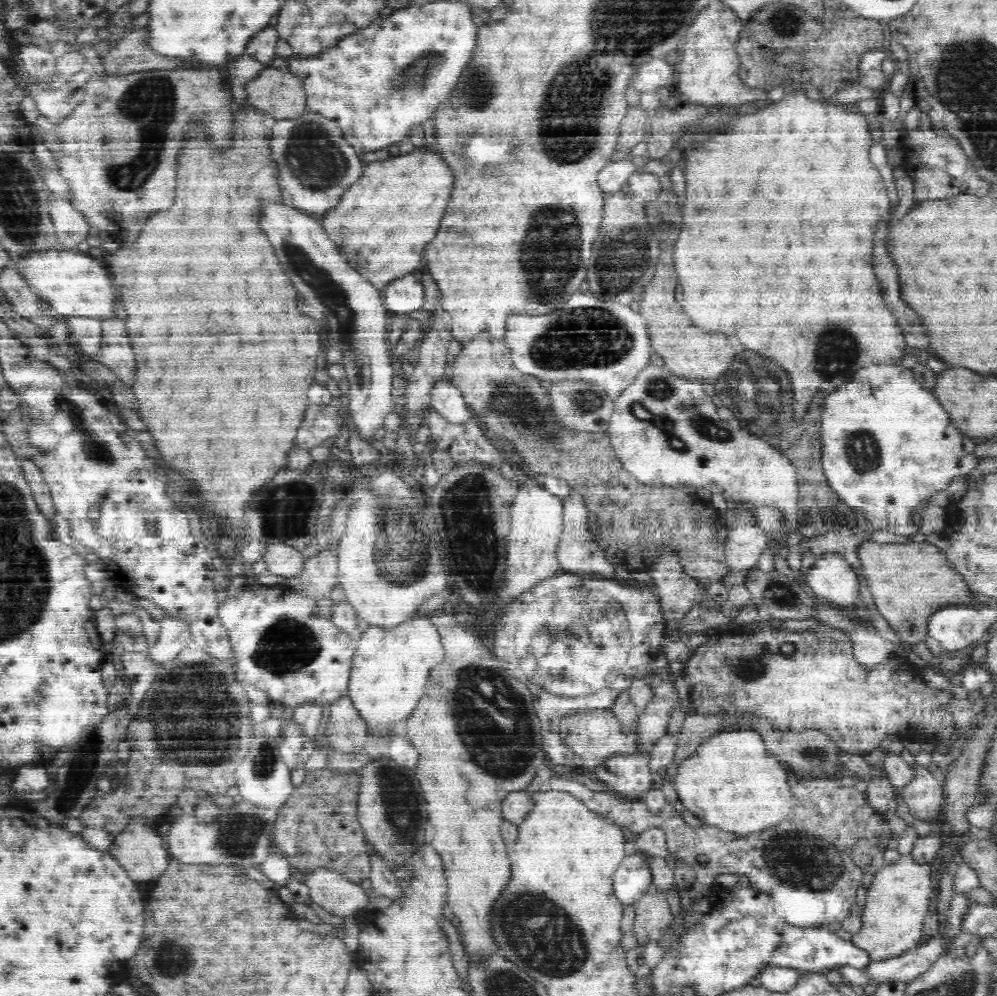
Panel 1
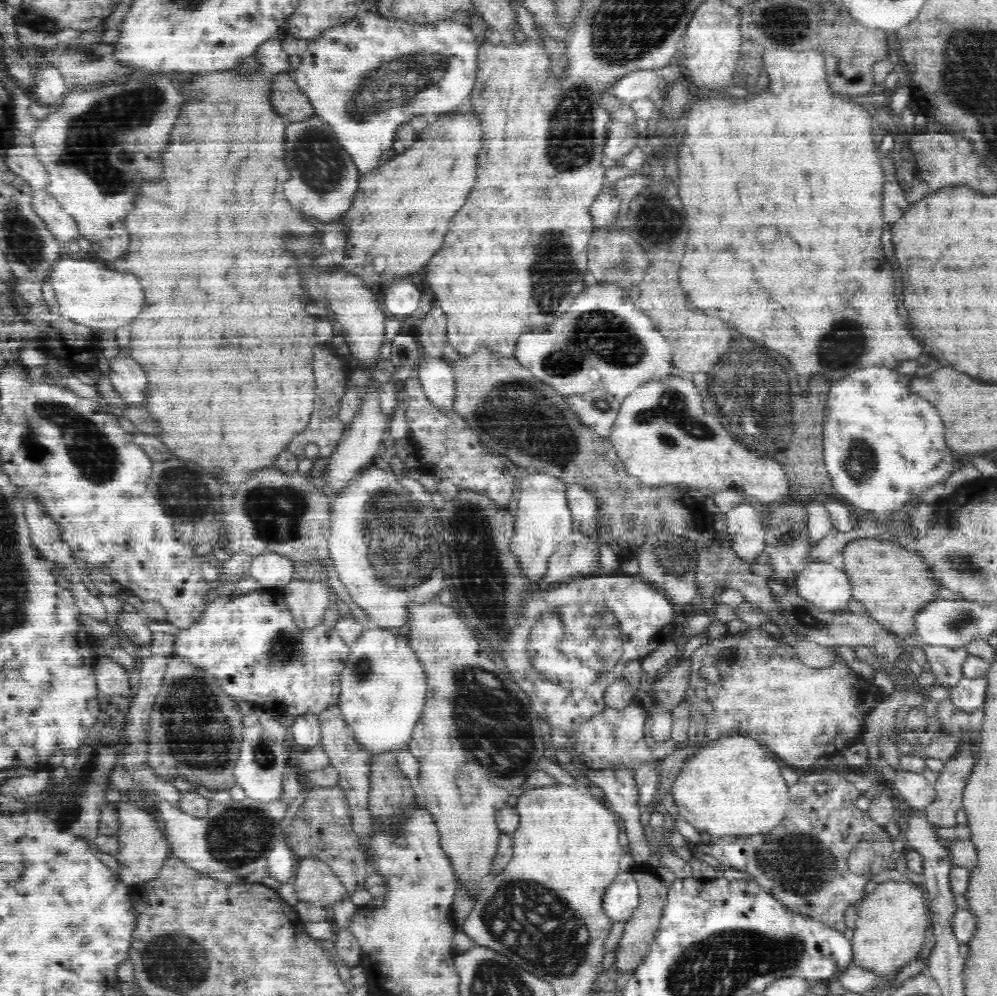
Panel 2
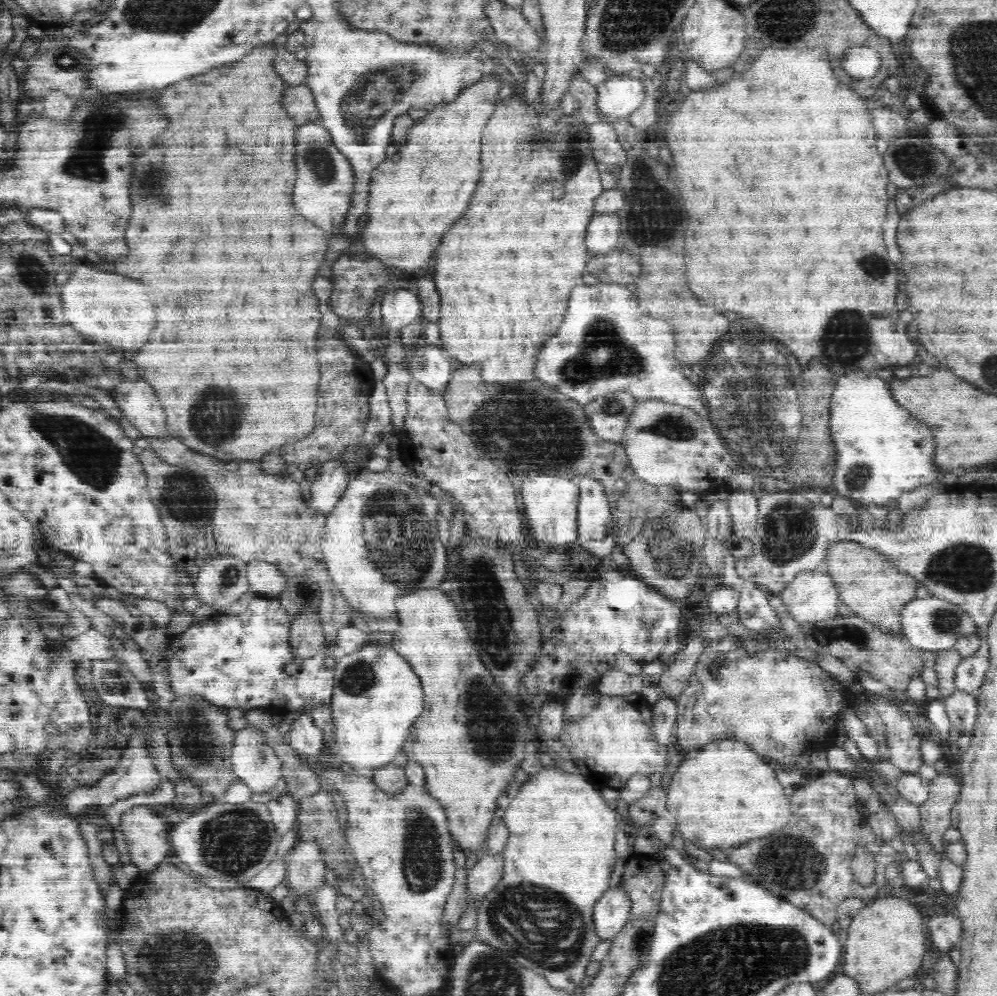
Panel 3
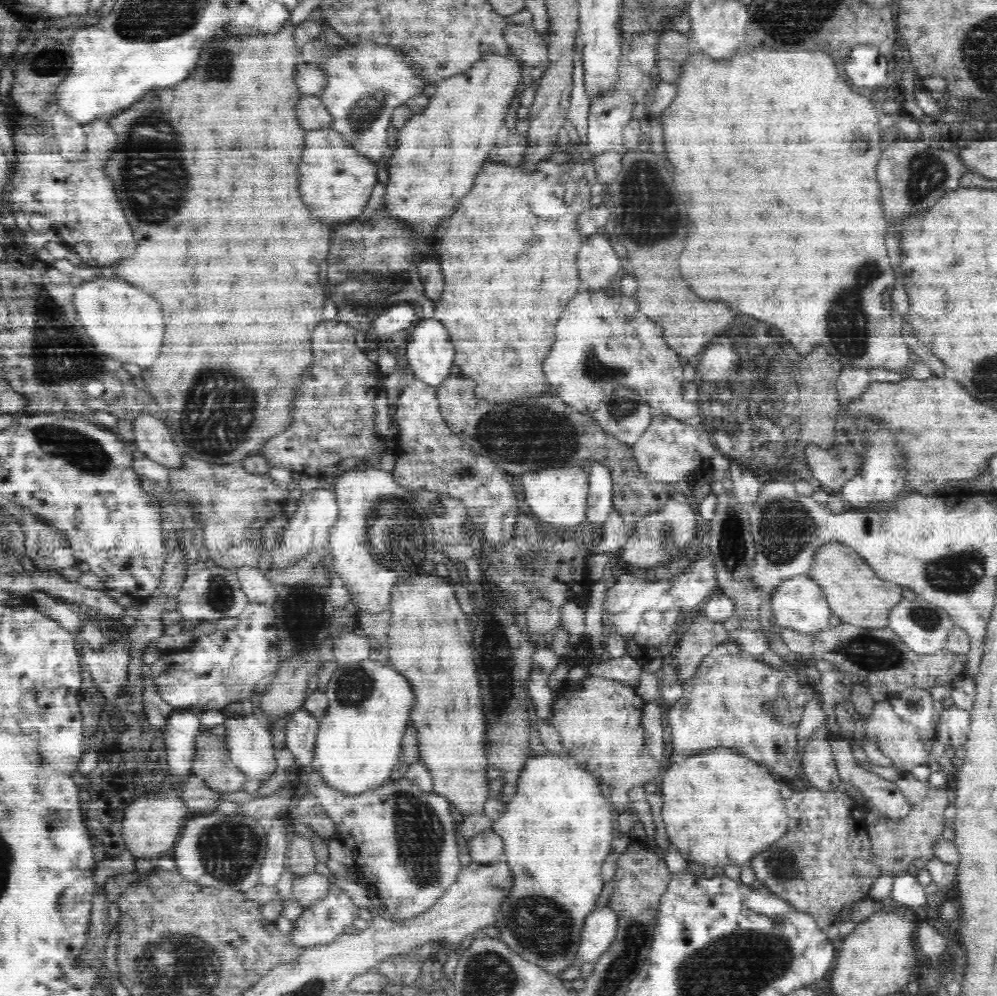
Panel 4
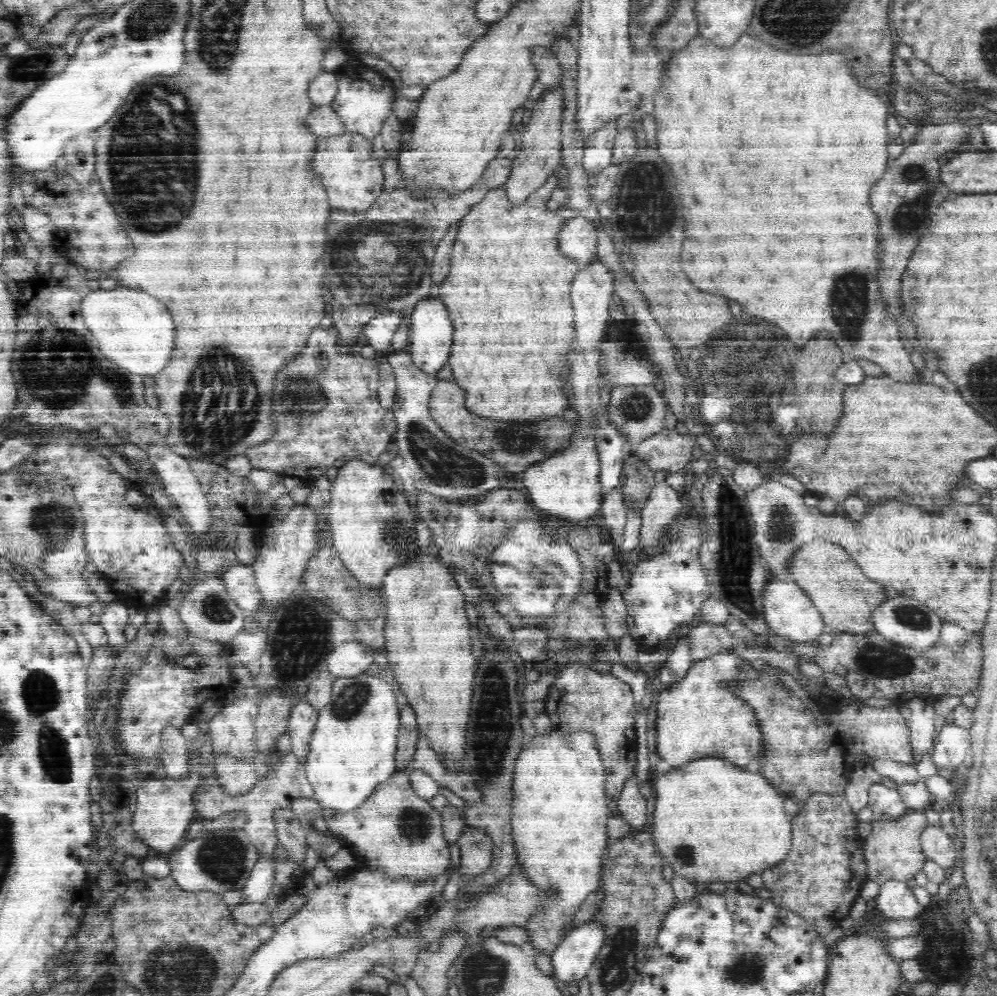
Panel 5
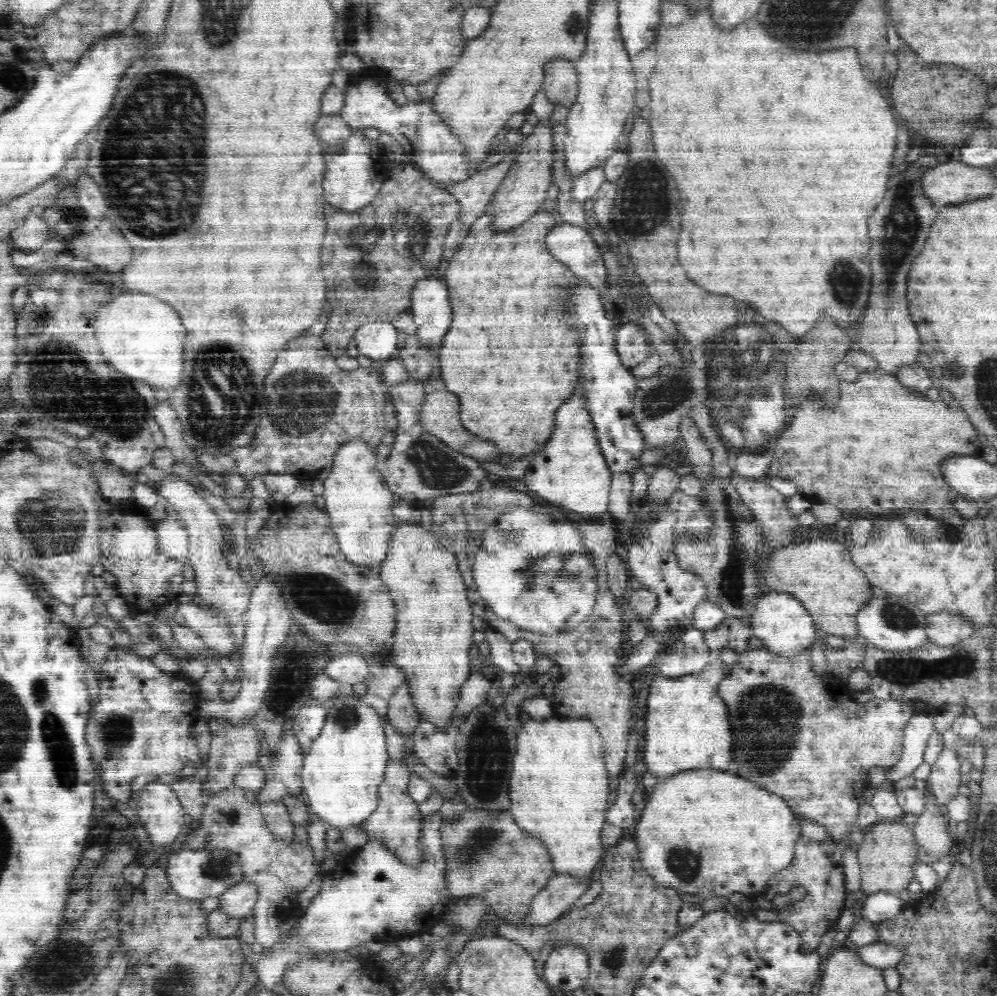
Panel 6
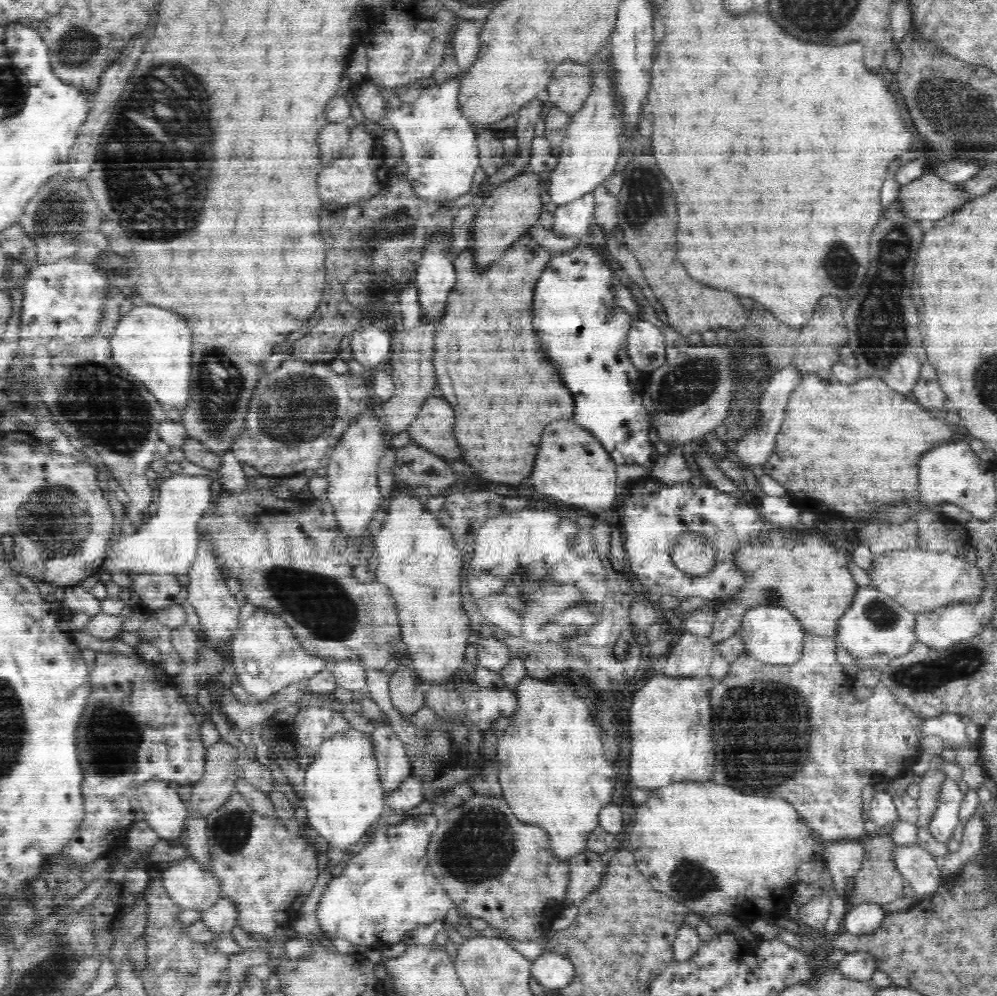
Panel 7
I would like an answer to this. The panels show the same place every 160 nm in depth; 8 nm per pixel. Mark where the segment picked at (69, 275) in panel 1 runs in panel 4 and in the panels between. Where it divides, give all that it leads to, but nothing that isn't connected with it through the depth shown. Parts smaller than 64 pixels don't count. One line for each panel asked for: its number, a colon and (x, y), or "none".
2: (91, 295)
3: (110, 309)
4: (124, 322)

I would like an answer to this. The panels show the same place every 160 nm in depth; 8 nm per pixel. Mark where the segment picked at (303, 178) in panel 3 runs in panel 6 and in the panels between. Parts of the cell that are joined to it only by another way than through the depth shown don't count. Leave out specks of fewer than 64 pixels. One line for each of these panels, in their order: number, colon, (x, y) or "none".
4: (335, 183)
5: (344, 163)
6: (351, 182)

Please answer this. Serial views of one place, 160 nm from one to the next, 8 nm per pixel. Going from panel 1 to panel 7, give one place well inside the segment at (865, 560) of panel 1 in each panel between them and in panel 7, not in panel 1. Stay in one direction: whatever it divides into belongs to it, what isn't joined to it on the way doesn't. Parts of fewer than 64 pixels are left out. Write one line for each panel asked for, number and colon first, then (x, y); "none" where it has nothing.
2: (894, 583)
3: (872, 585)
4: (856, 594)
5: (847, 599)
6: (821, 572)
7: (808, 570)

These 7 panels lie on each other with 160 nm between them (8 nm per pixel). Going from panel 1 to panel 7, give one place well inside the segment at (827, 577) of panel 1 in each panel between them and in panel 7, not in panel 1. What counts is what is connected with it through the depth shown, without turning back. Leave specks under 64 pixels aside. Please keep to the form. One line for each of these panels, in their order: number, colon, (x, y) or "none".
2: (819, 581)
3: (813, 595)
4: (800, 602)
5: (789, 612)
6: (781, 620)
7: (773, 633)

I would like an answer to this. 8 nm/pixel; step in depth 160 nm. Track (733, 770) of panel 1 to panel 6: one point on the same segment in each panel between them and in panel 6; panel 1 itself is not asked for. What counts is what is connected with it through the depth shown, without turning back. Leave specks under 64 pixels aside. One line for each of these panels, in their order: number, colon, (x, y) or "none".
2: (734, 787)
3: (724, 793)
4: (719, 805)
5: (712, 821)
6: (707, 832)

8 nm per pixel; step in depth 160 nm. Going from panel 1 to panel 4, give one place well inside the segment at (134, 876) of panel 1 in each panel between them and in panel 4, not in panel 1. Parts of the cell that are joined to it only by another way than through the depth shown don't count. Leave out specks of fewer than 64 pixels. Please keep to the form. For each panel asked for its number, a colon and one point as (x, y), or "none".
2: (142, 849)
3: (145, 831)
4: (150, 825)

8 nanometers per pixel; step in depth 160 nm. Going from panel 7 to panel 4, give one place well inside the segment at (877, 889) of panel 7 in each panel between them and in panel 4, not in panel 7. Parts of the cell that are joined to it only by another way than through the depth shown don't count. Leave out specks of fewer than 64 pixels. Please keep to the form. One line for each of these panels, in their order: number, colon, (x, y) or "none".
4: (916, 835)
5: (893, 849)
6: (887, 856)

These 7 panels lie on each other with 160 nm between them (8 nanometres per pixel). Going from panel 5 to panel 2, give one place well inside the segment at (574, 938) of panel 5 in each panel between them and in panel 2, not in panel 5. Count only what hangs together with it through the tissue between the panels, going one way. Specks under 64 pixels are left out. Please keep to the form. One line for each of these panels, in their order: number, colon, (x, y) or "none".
2: (622, 896)
3: (611, 912)
4: (600, 931)

